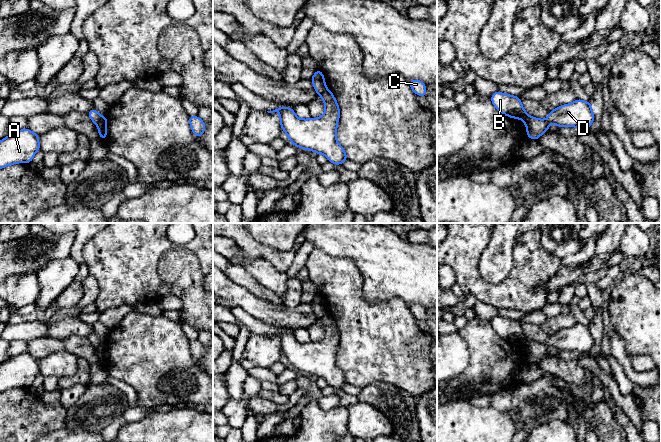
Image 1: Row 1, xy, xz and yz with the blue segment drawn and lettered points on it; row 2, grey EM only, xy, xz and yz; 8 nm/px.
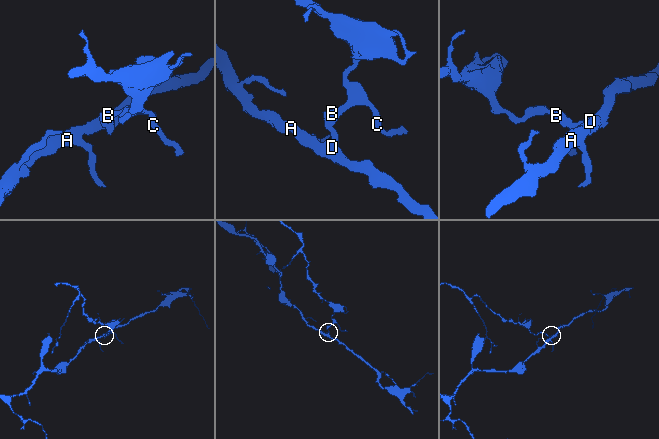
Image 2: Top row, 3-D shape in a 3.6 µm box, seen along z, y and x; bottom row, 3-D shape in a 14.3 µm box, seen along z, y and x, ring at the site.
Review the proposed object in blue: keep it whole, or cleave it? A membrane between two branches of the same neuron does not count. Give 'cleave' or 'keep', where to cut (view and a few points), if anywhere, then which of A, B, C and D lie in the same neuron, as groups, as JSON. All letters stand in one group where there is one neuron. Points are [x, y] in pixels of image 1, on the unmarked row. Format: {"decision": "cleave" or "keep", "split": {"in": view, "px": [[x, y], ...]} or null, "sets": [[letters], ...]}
{"decision": "cleave", "split": {"in": "xy", "px": [[102, 341], [97, 349]]}, "sets": [["A", "D"], ["B", "C"]]}

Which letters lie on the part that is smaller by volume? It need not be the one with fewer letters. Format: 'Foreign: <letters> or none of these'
Foreign: B, C

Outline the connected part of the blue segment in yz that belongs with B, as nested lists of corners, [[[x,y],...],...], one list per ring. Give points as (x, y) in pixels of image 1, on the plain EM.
[[[499,315],[491,319],[491,325],[494,331],[502,338],[521,343],[524,348],[528,348],[530,340],[526,337],[518,320],[512,320]]]

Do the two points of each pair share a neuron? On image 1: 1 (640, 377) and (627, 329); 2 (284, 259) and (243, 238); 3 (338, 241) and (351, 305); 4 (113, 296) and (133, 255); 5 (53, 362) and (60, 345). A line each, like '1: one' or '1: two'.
1: two
2: one
3: two
4: one
5: two

